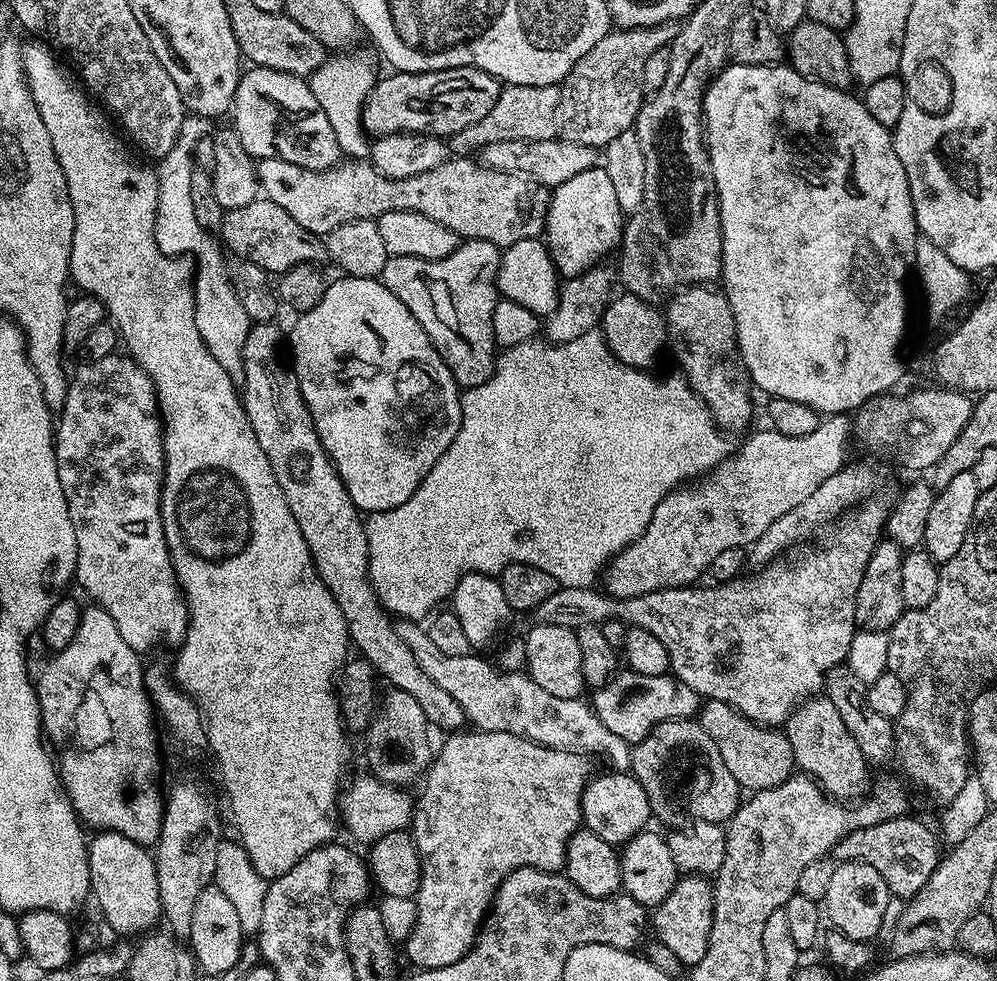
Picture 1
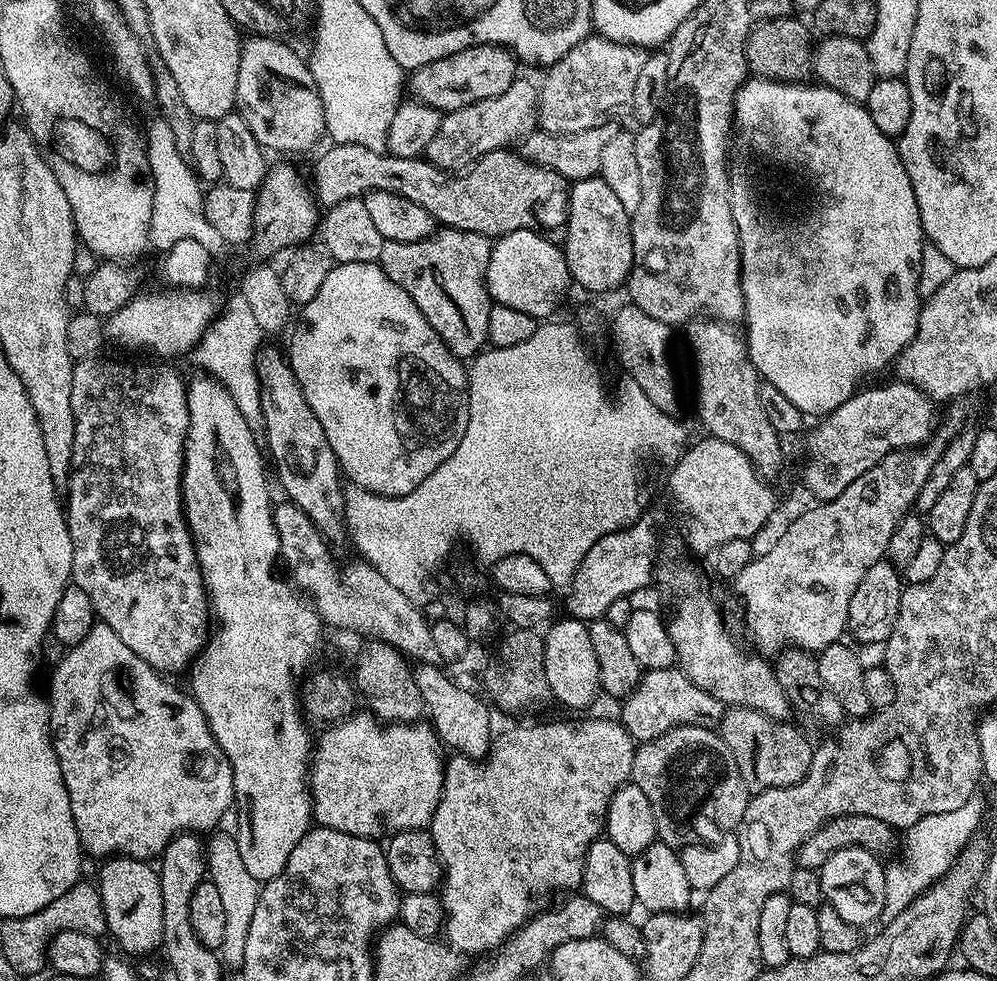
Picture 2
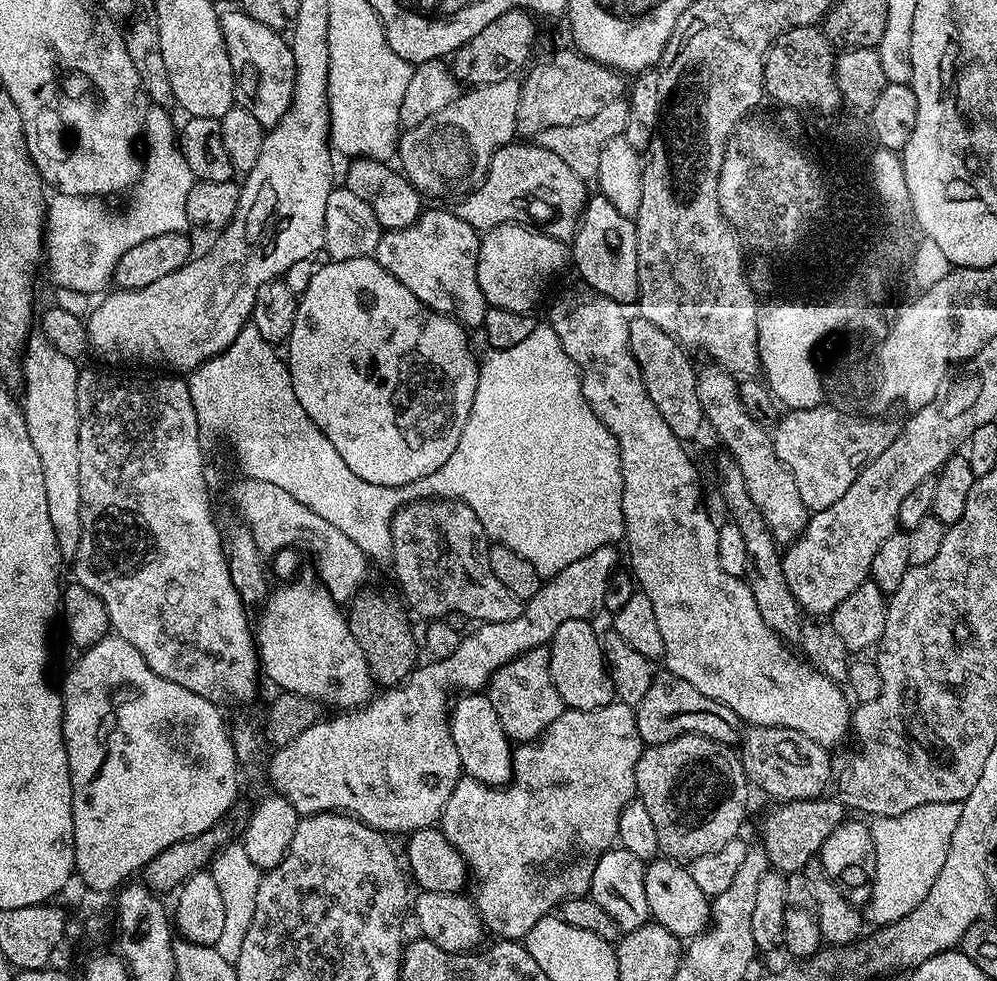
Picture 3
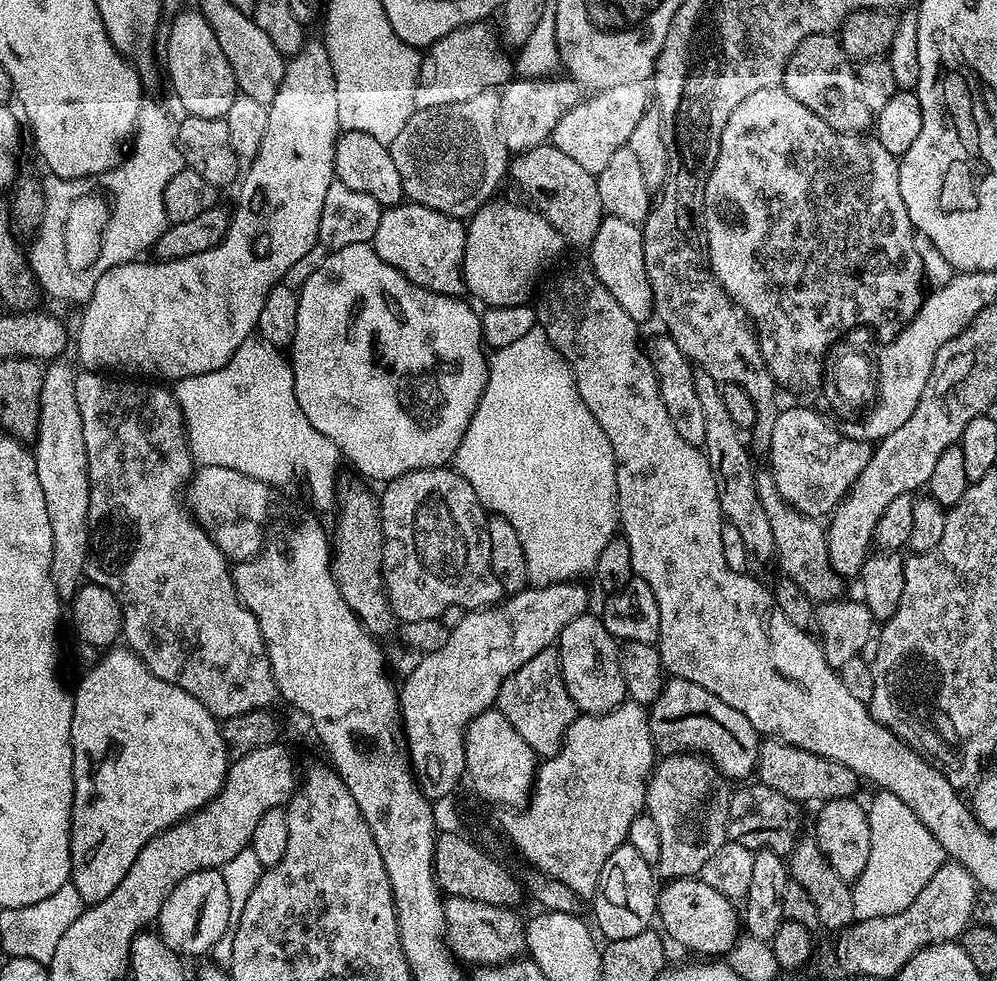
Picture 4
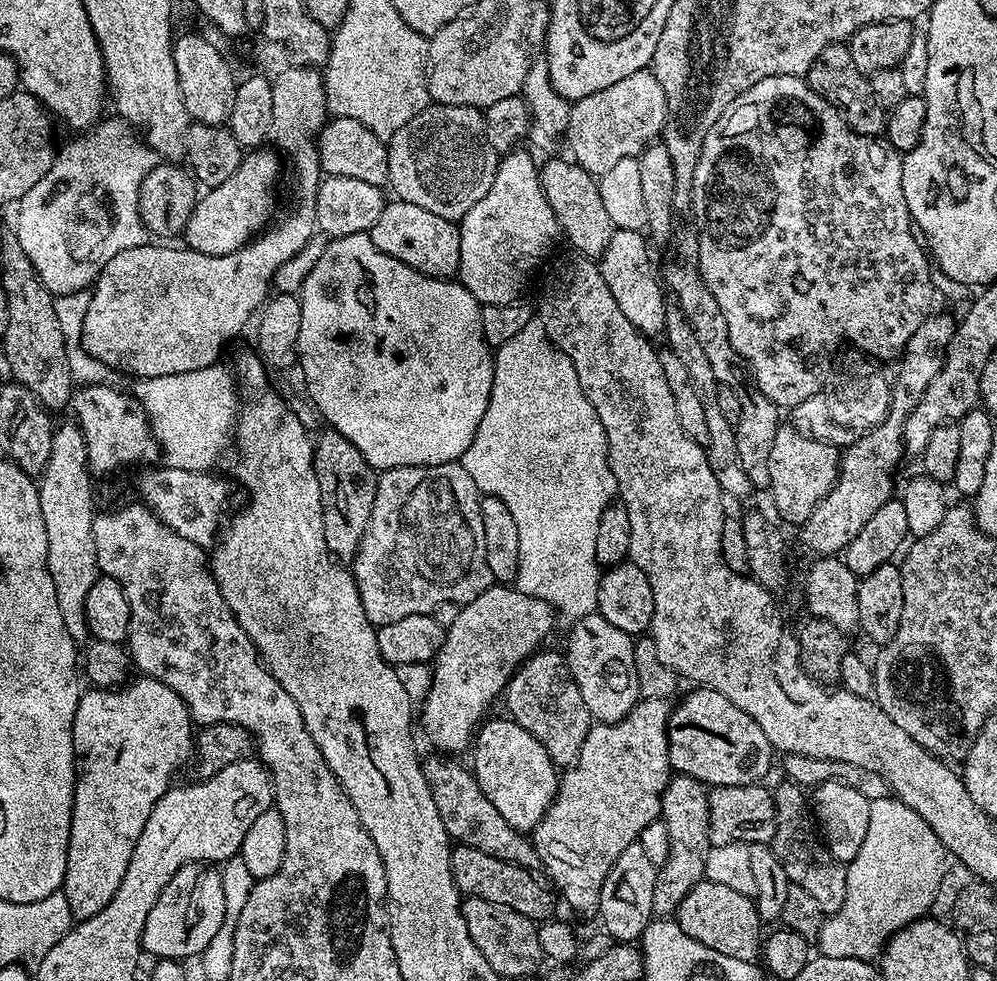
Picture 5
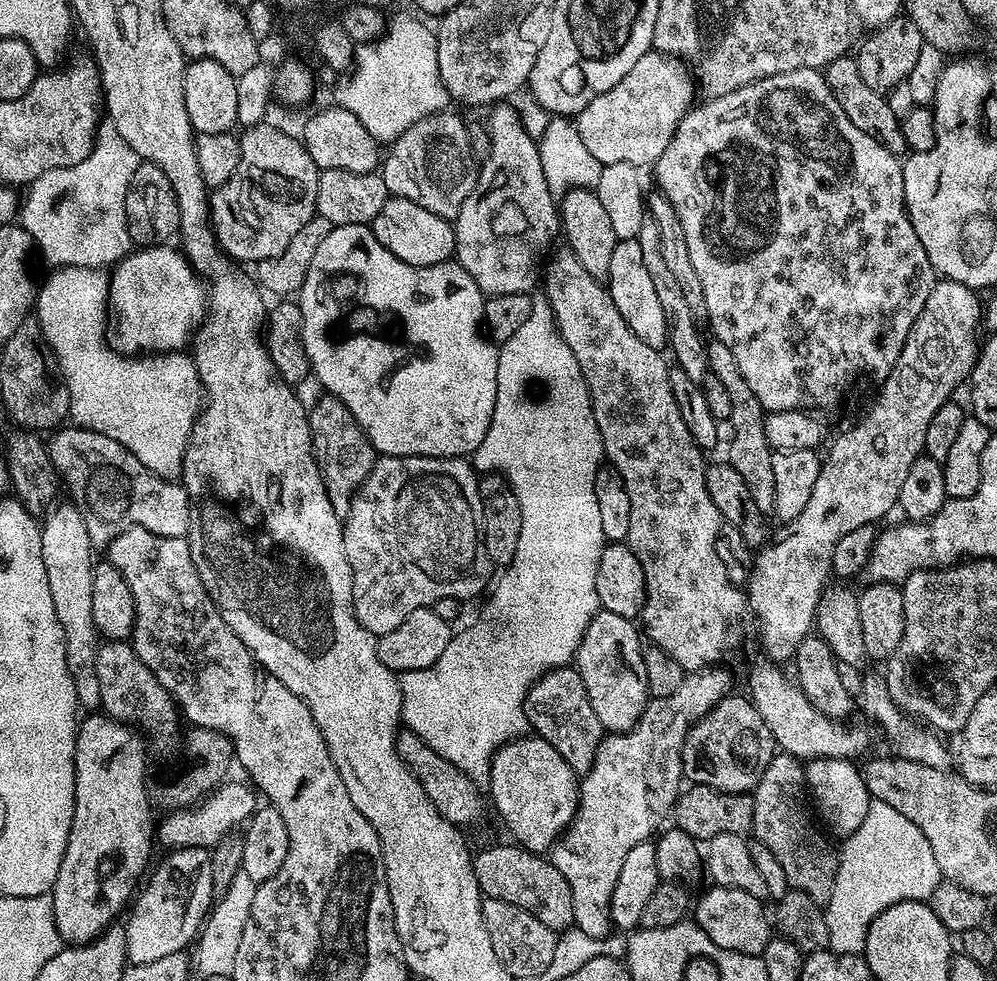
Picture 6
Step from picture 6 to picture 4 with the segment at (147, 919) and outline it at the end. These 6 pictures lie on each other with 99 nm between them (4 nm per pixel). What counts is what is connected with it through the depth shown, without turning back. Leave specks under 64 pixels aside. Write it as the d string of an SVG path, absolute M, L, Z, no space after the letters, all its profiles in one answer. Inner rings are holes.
M203 868L182 878L182 882L178 882L174 890L170 890L170 898L164 900L158 917L158 931L170 950L179 952L181 957L189 958L188 956L200 956L203 952L204 955L211 953L215 943L229 935L233 920L221 869Z

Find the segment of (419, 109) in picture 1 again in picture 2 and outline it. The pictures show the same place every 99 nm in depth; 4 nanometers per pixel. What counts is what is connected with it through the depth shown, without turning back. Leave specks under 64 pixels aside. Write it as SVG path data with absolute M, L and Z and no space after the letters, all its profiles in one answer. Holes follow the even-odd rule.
M483 44L466 50L458 50L450 58L438 58L438 62L415 69L407 77L406 88L413 92L421 104L437 108L441 114L462 110L474 102L486 98L498 98L518 78L518 61L507 48L500 44Z

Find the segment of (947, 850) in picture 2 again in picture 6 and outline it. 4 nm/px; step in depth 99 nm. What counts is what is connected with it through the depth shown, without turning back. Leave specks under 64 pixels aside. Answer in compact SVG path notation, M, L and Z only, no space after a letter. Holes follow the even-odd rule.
M872 800L869 813L858 830L839 845L838 870L830 902L823 905L826 926L830 930L828 948L847 956L861 955L866 946L868 928L890 906L907 900L931 901L934 890L942 882L934 850L926 842L926 834L910 822L894 806Z

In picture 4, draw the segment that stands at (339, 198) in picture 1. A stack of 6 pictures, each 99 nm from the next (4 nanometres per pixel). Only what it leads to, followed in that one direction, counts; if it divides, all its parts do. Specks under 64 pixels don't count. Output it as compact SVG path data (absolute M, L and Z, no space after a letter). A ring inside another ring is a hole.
M549 142L534 146L534 150L513 155L510 160L510 176L516 179L517 186L533 200L529 201L536 211L548 219L554 230L560 232L565 245L572 247L573 244L581 250L591 245L606 215L593 172L578 166L578 162L573 162Z

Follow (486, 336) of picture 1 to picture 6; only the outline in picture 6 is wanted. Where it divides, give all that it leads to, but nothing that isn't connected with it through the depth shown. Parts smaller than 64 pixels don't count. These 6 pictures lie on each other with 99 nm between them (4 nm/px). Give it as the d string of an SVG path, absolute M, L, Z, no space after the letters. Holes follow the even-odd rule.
M392 196L378 210L370 225L374 238L402 262L415 268L447 264L456 255L456 230L451 220L444 220L438 214L430 214L418 202L410 202L401 196Z

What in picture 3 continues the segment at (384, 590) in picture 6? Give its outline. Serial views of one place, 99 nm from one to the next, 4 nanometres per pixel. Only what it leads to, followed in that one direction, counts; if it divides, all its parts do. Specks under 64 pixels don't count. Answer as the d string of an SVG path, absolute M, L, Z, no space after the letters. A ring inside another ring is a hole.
M417 500L398 509L392 519L392 559L390 567L396 571L396 580L400 583L399 595L403 603L413 613L417 612L425 618L446 618L451 612L465 616L469 622L493 624L494 622L510 622L524 612L525 601L519 600L502 581L490 570L488 550L490 541L484 533L482 522L478 522L478 514L470 510L460 500Z

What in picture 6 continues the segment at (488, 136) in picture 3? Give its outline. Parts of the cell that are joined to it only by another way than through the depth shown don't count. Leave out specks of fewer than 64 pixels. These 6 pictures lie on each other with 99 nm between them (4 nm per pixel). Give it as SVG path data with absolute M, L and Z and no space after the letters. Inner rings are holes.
M452 111L430 114L392 141L382 160L382 175L392 196L418 202L430 214L455 221L462 202L476 185L478 160L472 151L469 125L464 125L463 118Z

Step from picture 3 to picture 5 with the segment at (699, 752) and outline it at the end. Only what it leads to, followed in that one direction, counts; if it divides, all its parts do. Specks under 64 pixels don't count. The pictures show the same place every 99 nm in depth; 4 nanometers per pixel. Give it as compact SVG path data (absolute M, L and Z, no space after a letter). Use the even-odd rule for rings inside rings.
M673 775L660 803L660 815L668 831L668 857L666 862L656 869L652 910L657 917L668 918L682 906L682 898L686 898L686 894L690 894L690 890L694 890L694 886L698 886L698 882L704 879L708 849L712 847L708 837L708 788L689 776Z

